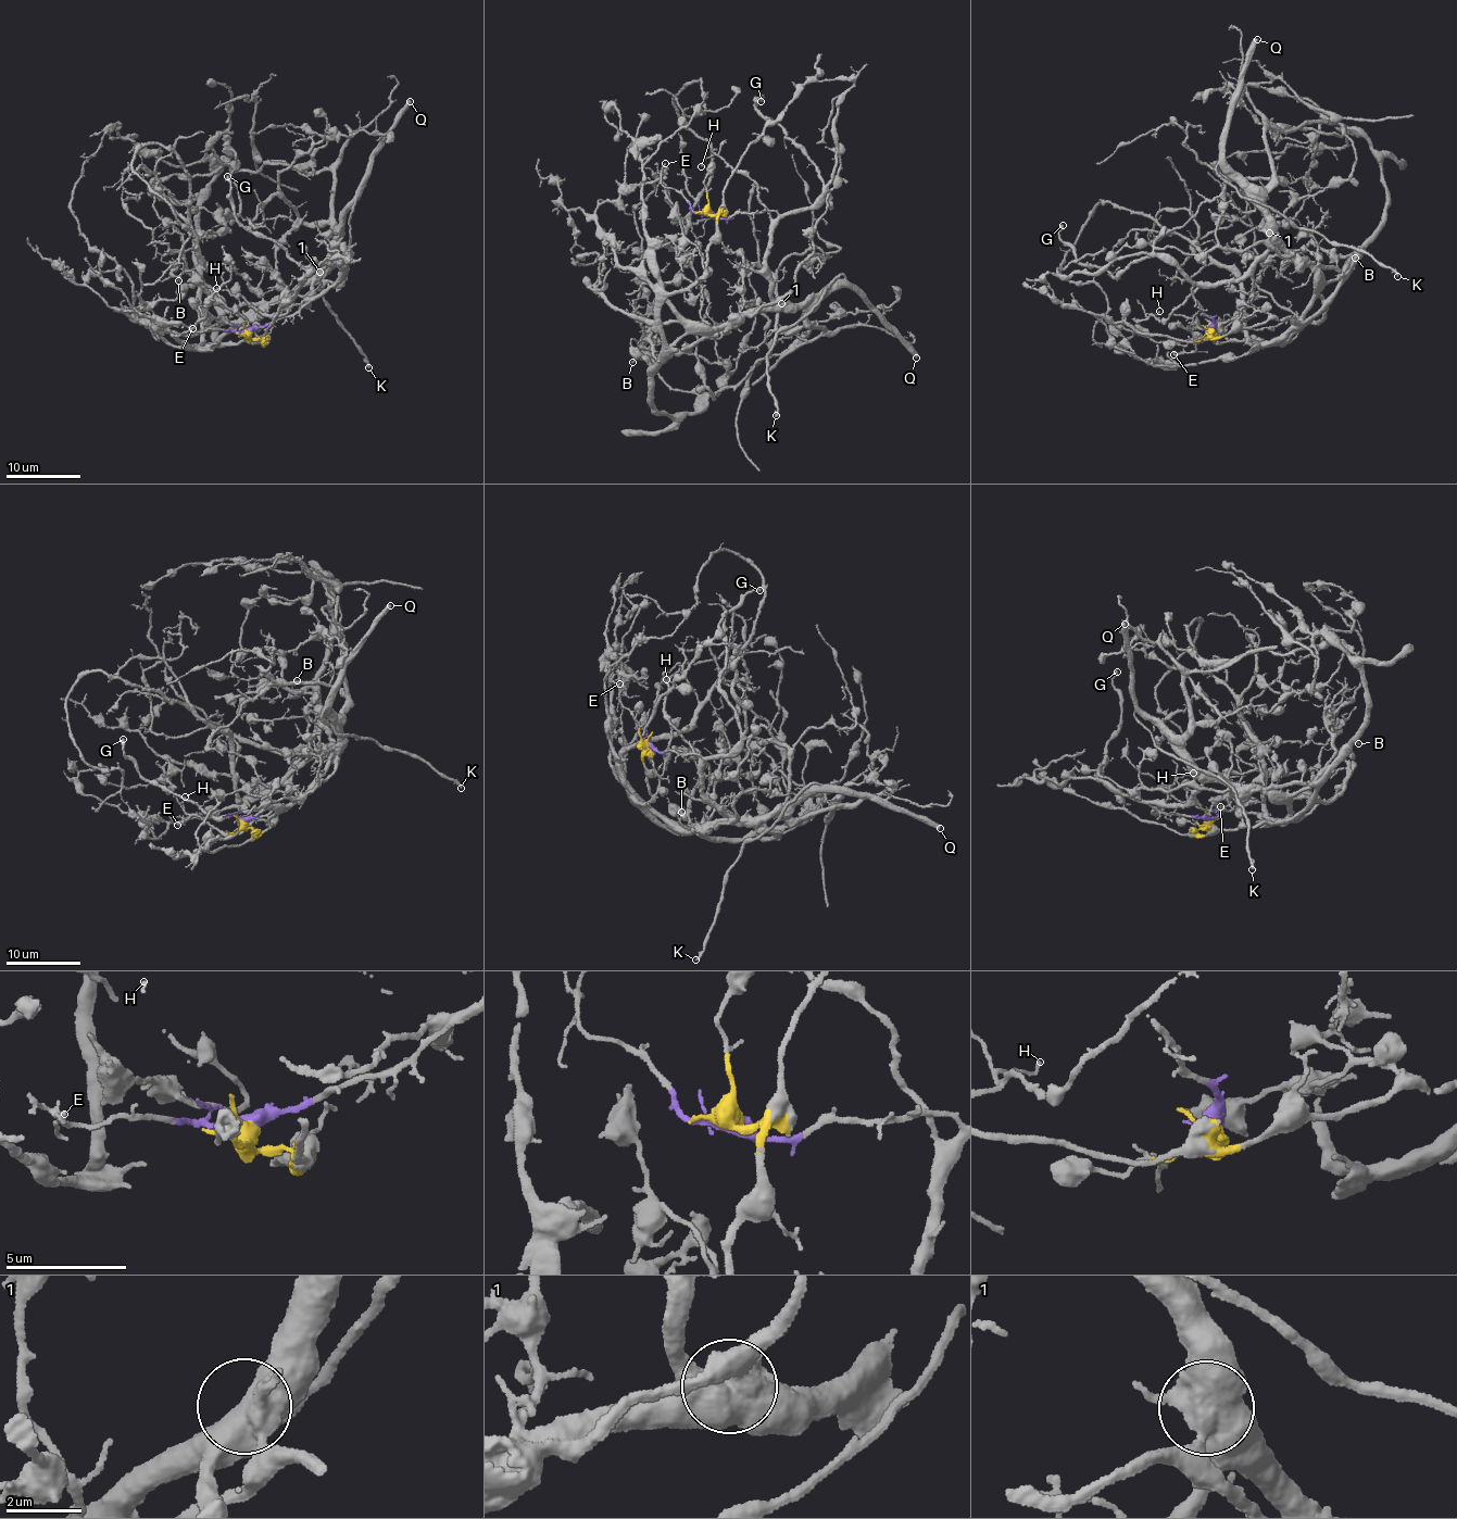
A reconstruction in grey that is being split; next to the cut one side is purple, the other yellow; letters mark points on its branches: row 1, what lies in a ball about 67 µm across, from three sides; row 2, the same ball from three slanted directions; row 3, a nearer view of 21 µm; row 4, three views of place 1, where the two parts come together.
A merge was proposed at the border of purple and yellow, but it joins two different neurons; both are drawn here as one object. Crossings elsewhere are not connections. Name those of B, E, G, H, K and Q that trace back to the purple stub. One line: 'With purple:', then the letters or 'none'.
With purple: E, G, H, K, Q

